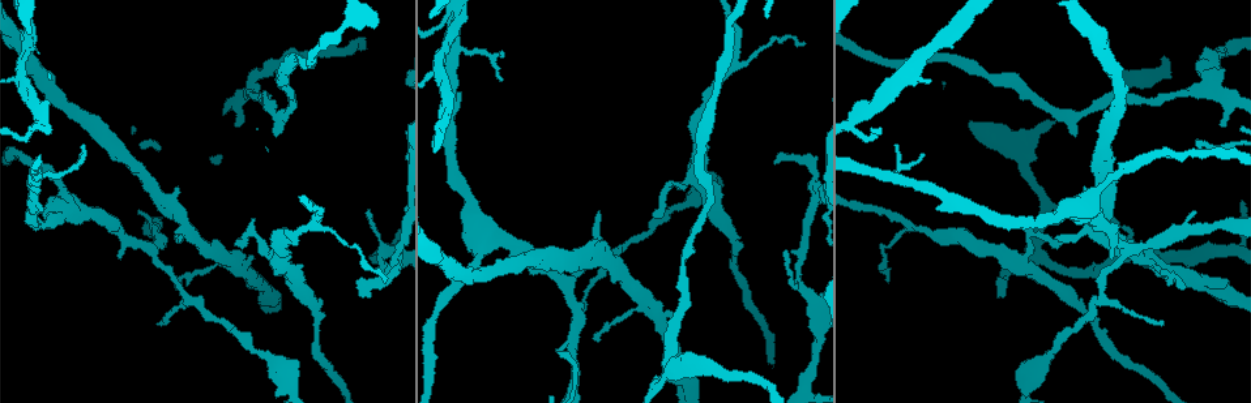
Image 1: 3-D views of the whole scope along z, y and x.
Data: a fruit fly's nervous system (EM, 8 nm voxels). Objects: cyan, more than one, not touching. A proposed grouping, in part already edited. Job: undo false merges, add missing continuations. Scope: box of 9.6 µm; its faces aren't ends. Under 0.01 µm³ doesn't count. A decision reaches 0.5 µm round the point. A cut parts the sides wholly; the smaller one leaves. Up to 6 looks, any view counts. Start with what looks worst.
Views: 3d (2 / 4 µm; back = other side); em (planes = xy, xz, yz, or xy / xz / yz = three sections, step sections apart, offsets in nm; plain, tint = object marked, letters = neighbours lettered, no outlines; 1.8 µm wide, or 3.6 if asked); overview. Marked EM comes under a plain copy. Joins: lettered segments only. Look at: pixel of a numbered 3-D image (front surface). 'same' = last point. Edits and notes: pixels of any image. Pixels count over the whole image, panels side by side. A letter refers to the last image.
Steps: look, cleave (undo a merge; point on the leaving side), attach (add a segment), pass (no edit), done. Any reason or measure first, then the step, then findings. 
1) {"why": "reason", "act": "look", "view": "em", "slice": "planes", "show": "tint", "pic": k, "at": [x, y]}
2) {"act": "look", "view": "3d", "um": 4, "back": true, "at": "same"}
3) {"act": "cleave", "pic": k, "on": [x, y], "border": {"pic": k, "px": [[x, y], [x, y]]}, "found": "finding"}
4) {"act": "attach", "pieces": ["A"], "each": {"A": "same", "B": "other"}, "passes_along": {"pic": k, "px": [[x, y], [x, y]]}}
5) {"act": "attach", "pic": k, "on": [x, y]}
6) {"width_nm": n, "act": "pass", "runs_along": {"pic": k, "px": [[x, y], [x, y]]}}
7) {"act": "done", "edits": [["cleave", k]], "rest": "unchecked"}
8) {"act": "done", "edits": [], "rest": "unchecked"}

{"why": "branch stops here", "act": "look", "view": "em", "slice": "planes", "show": "tint", "pic": 1, "at": [1005, 280]}

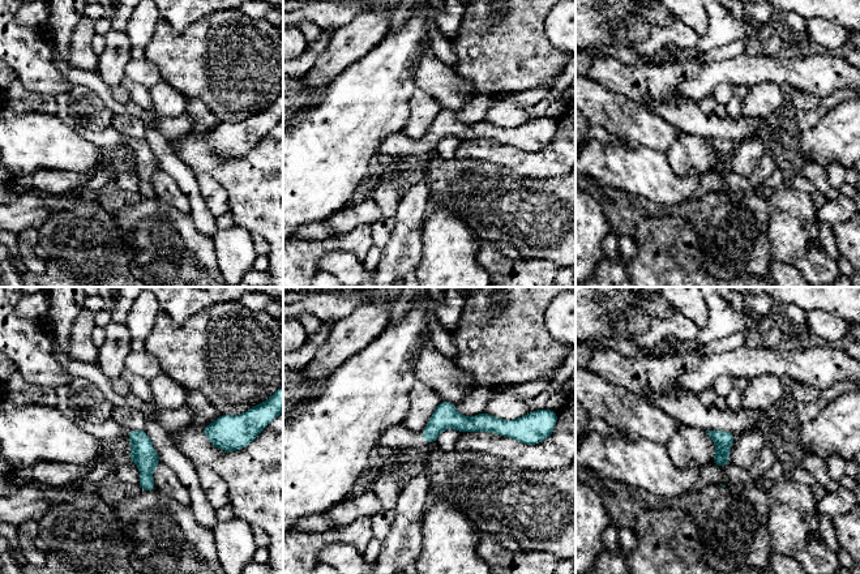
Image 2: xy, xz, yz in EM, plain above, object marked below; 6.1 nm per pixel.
{"why": "what lies round it", "act": "look", "view": "em", "slice": "planes", "show": "letters", "at": "same"}

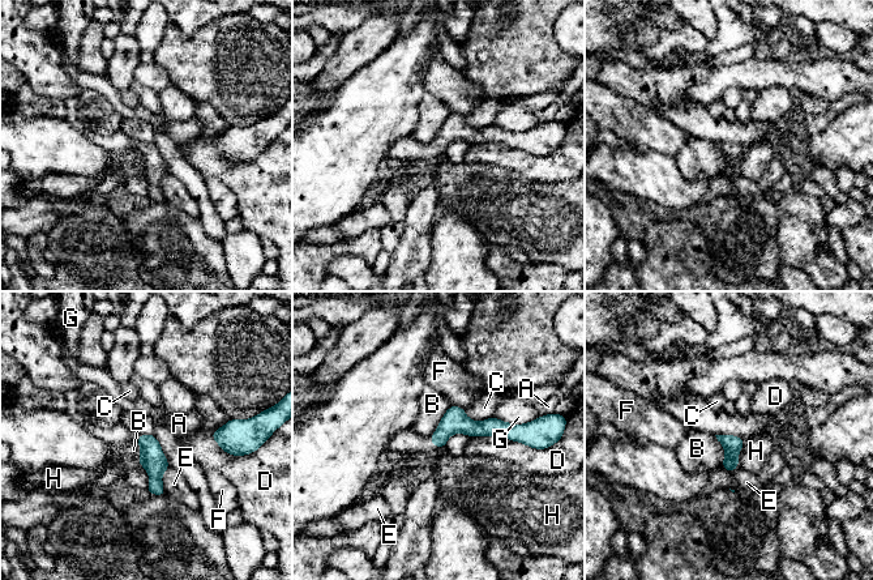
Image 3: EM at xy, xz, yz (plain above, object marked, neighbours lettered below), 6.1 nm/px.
{"act": "pass", "each": {"A": "other", "B": "other", "C": "other", "D": "other", "E": "other", "F": "other", "G": "other", "H": "other"}, "found": "none of them fits"}

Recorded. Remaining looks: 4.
{"why": "sharp bend", "act": "look", "view": "3d", "um": 4, "pic": 1, "at": [1205, 87]}

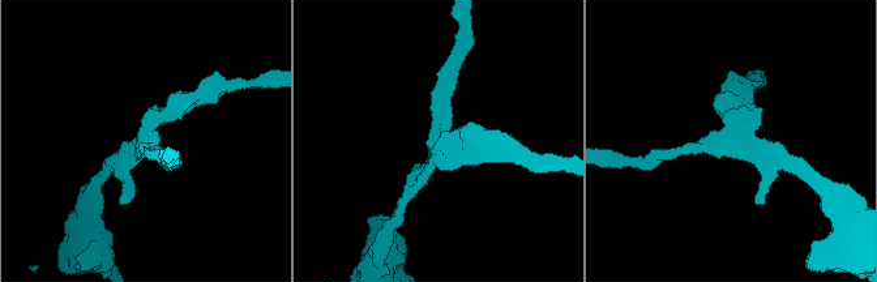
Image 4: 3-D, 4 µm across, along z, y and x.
{"why": "shape alone is not enough", "act": "look", "view": "em", "slice": "planes", "show": "letters", "pic": 4, "at": [729, 137]}

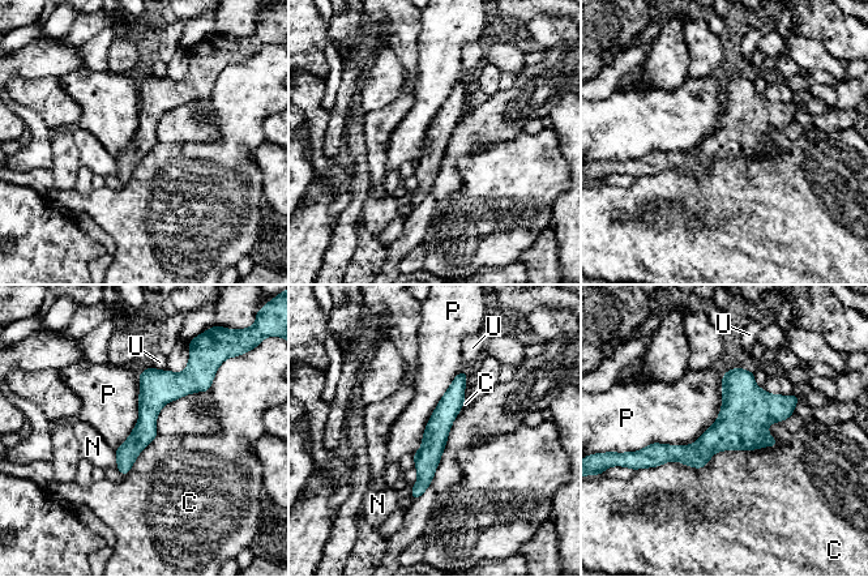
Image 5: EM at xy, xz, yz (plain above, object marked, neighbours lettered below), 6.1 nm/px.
{"act": "pass", "each": {"C": "other", "N": "other", "P": "other", "U": "other"}, "runs_along": {"pic": 5, "px": [[794, 398], [700, 452], [651, 451]]}, "found": "one cell here"}

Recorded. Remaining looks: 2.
{"why": "an open end", "act": "look", "view": "em", "slice": "planes", "show": "letters", "pic": 1, "at": [803, 43]}

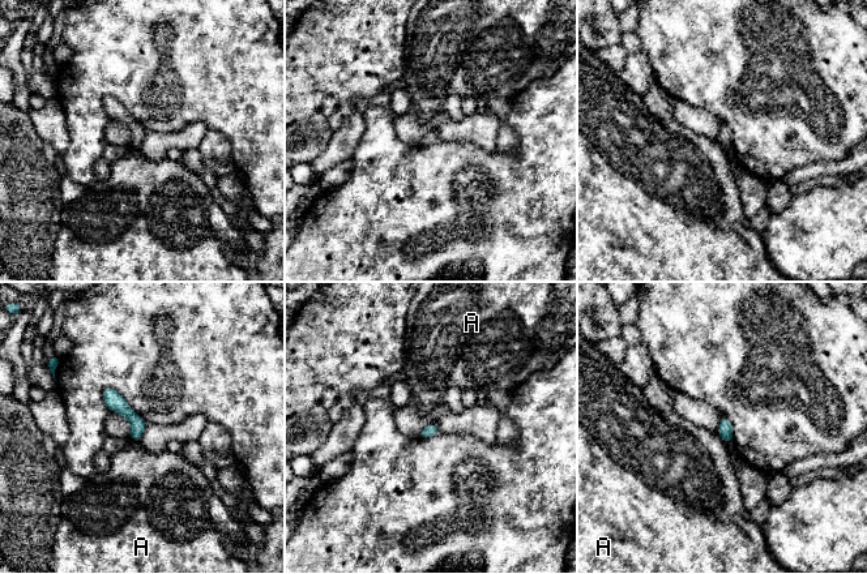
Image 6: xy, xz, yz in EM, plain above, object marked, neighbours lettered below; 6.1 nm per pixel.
{"act": "pass", "each": {"A": "other"}, "border": {"pic": 6, "px": [[717, 432], [727, 444]]}, "found": "none of them fits"}

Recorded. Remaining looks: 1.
{"act": "done", "edits": [], "rest": "unchecked"}

